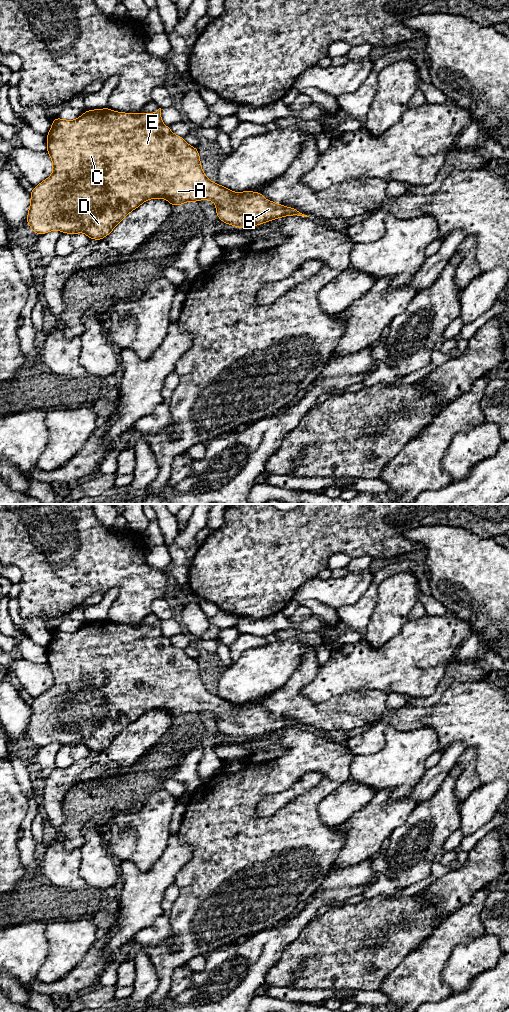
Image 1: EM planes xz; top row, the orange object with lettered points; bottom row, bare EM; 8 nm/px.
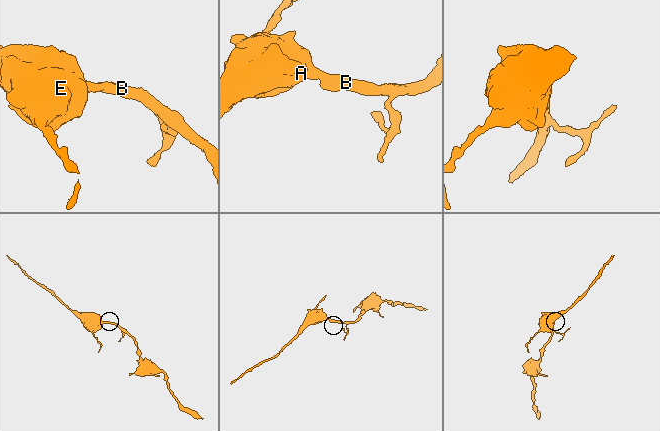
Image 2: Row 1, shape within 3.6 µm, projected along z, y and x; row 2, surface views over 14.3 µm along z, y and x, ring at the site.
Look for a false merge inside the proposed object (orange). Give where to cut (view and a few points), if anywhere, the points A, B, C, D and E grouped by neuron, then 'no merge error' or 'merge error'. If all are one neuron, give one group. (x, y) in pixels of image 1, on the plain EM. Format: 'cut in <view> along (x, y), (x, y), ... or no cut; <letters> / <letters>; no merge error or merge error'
no cut; A B C D E; no merge error

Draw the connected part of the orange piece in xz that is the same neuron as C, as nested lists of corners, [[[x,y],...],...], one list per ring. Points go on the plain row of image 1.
[[[104,620],[101,622],[95,621],[95,622],[89,622],[87,624],[84,624],[78,631],[70,633],[70,632],[62,632],[58,629],[55,629],[55,632],[52,634],[52,639],[47,647],[47,664],[49,666],[49,668],[51,669],[52,673],[53,673],[53,685],[52,687],[45,691],[44,693],[42,693],[38,698],[34,699],[33,703],[30,705],[31,707],[31,716],[30,716],[30,720],[29,720],[29,724],[28,724],[28,728],[27,728],[27,736],[32,740],[32,742],[39,746],[40,748],[43,747],[44,745],[50,744],[52,742],[58,741],[60,742],[62,745],[69,745],[69,746],[76,746],[76,745],[80,745],[80,744],[84,744],[90,751],[97,751],[98,753],[100,753],[102,750],[104,750],[105,748],[109,747],[111,745],[111,743],[114,741],[114,739],[131,723],[133,723],[134,721],[136,721],[137,719],[139,719],[143,714],[145,714],[146,712],[150,712],[153,710],[164,710],[166,712],[169,713],[170,716],[172,716],[173,718],[176,717],[180,717],[183,716],[187,713],[193,713],[193,714],[197,714],[198,712],[202,712],[202,711],[207,711],[207,712],[211,712],[213,713],[217,719],[216,719],[216,726],[218,728],[218,730],[220,732],[222,732],[224,735],[226,736],[230,736],[236,739],[240,739],[240,740],[250,740],[253,738],[256,738],[258,736],[261,735],[265,735],[267,733],[270,732],[275,732],[277,730],[283,729],[283,728],[291,728],[291,727],[297,727],[297,728],[305,728],[305,729],[309,729],[307,727],[304,727],[302,725],[300,725],[296,720],[289,720],[286,718],[283,718],[281,716],[277,716],[274,714],[271,714],[269,712],[266,712],[261,705],[259,704],[250,704],[250,703],[246,703],[246,704],[238,704],[238,705],[234,705],[233,703],[219,697],[216,695],[211,694],[203,685],[203,682],[201,680],[201,676],[200,676],[200,668],[198,666],[198,662],[195,659],[192,659],[190,657],[188,657],[183,649],[177,648],[175,646],[173,646],[170,642],[170,639],[165,638],[162,635],[161,632],[161,620],[159,620],[155,625],[153,626],[145,626],[145,625],[138,625],[138,626],[128,626],[128,625],[124,625],[124,624],[114,624],[109,620]]]

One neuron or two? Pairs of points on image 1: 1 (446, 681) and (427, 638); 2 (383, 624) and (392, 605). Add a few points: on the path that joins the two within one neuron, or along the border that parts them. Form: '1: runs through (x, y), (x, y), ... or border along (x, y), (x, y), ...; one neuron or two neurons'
1: border along (440, 680), (433, 692); two neurons
2: runs through (387, 619), (392, 610); one neuron

